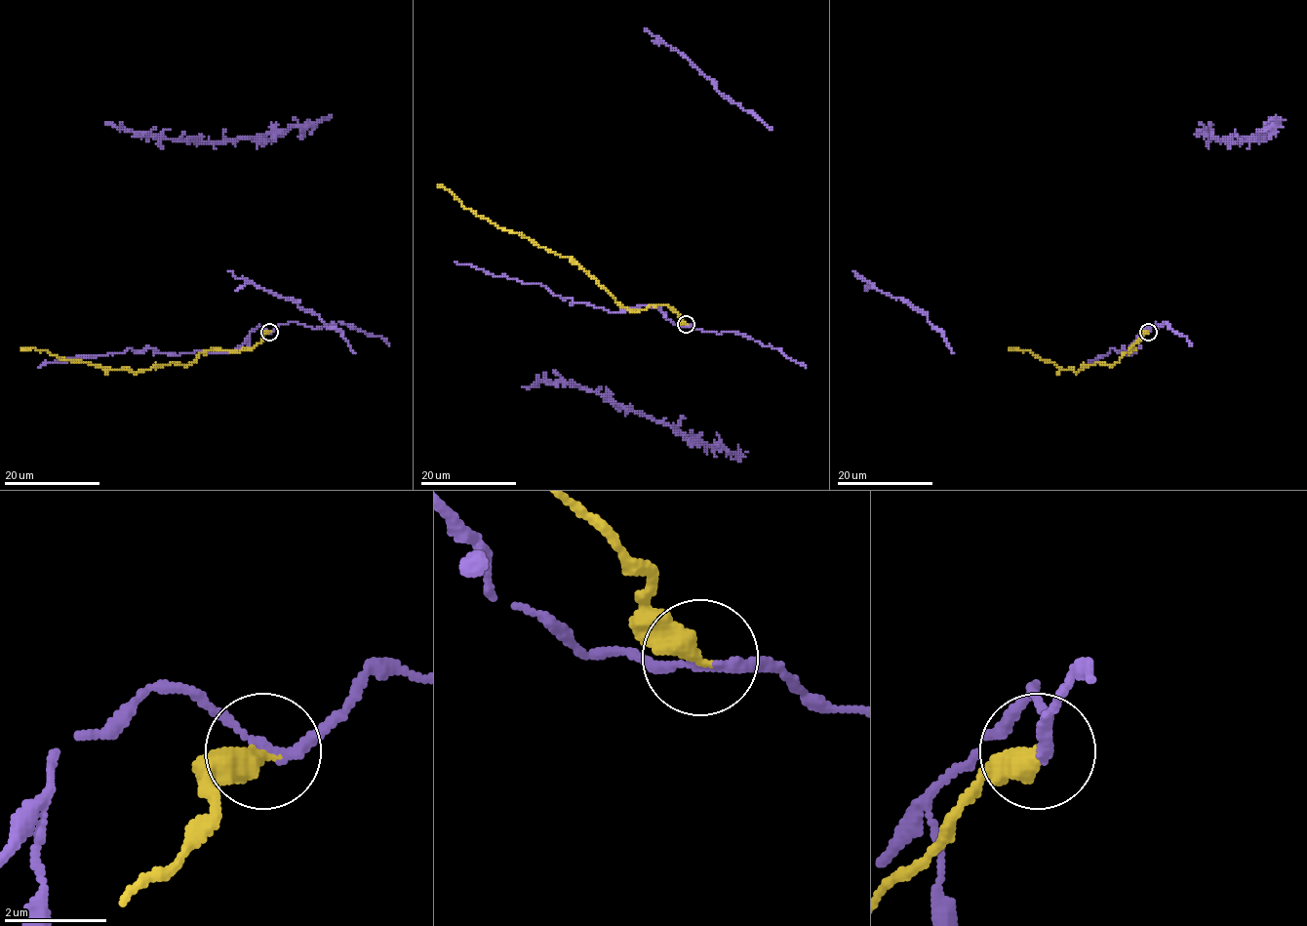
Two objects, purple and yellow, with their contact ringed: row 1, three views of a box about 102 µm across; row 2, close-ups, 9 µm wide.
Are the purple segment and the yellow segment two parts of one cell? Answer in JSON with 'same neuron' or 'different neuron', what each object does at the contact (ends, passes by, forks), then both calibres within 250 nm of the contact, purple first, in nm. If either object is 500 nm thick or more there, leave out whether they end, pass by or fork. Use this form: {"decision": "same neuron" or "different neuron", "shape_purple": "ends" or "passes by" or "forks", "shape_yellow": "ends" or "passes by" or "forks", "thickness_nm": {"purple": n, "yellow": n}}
{"decision": "different neuron", "shape_purple": "passes by", "shape_yellow": "ends", "thickness_nm": {"purple": 180, "yellow": 480}}

